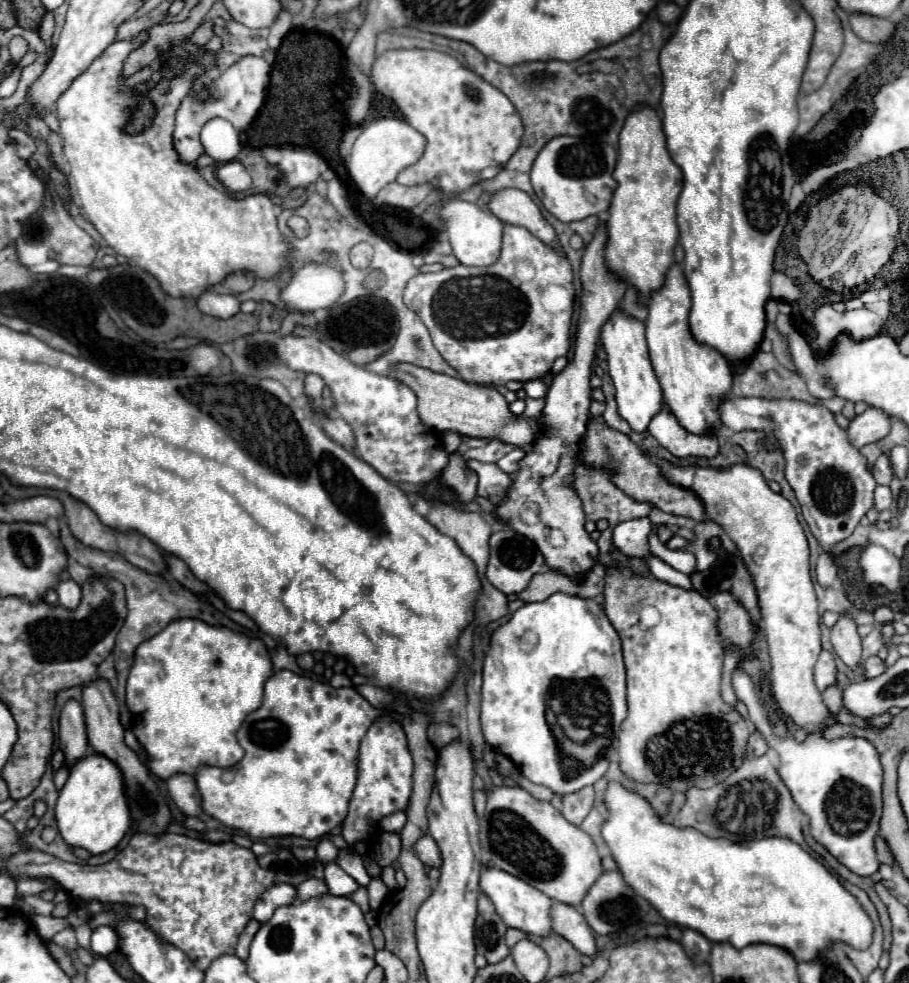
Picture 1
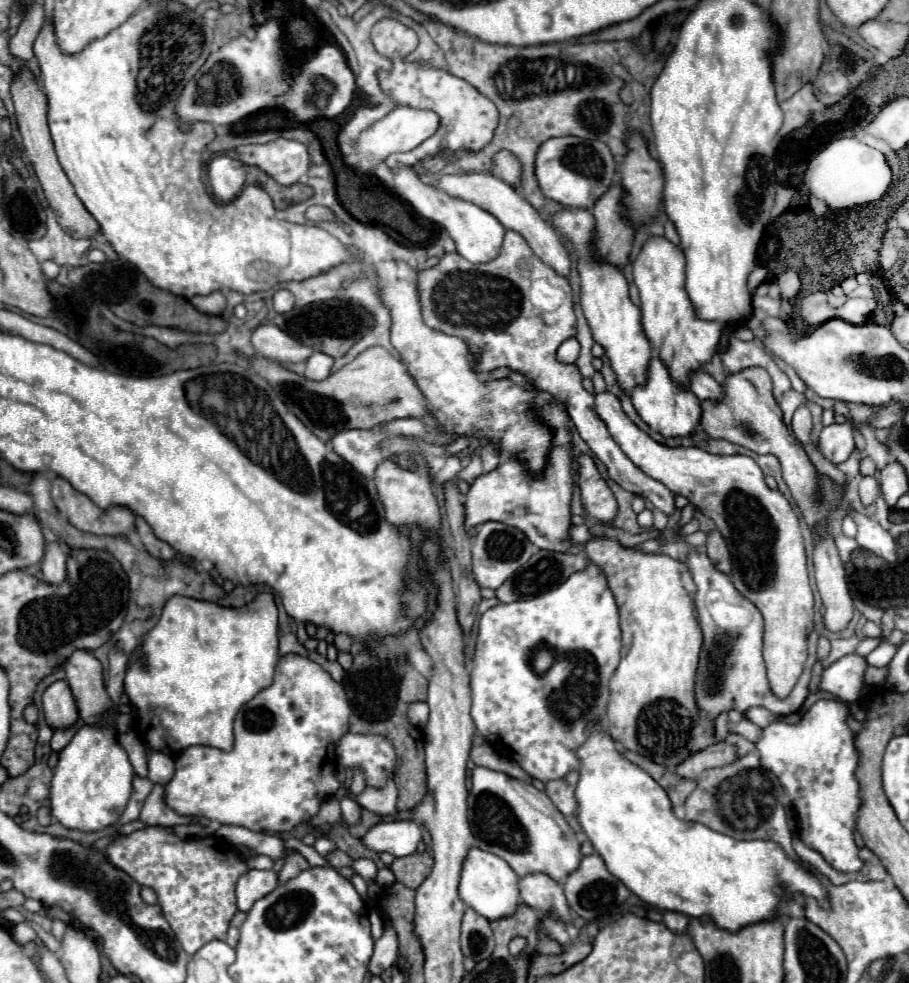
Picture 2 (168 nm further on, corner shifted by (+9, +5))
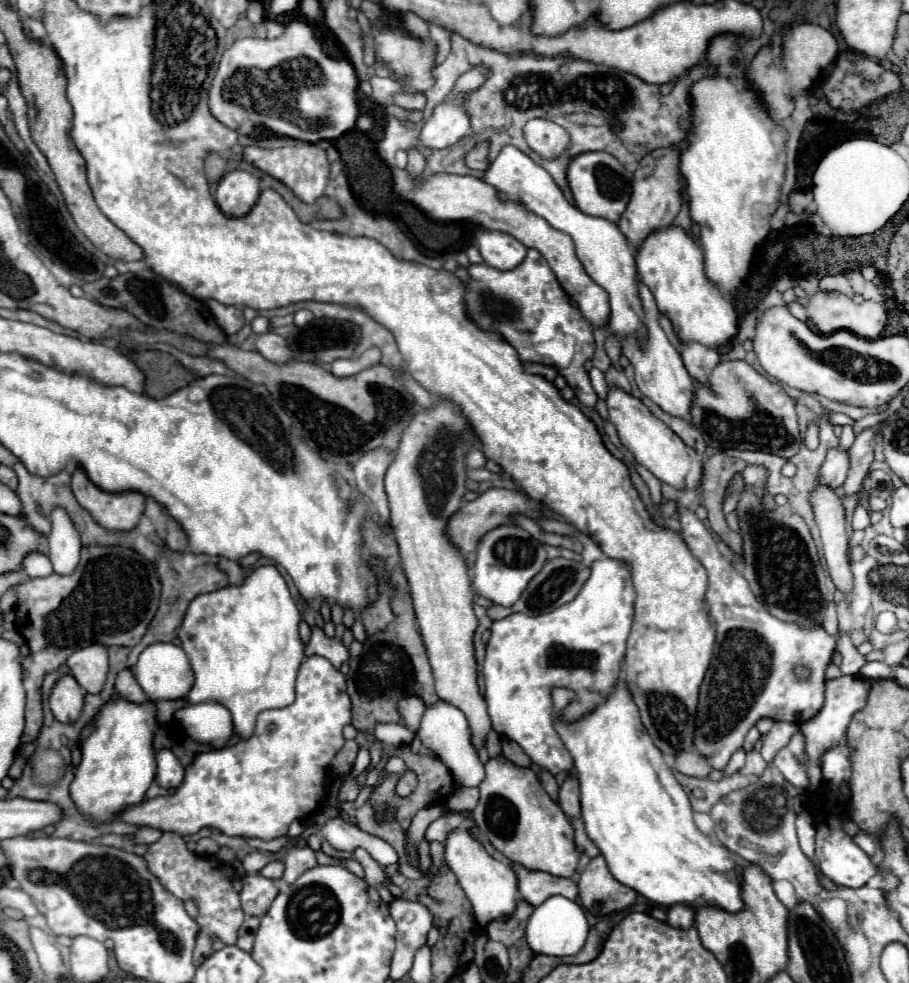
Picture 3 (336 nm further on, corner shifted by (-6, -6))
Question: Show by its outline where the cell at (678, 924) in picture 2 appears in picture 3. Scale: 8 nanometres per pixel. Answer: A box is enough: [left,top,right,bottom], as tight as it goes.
[667,905,695,929]

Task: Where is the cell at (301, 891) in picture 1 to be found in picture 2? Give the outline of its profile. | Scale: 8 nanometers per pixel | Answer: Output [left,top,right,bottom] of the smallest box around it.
[278,852,310,882]

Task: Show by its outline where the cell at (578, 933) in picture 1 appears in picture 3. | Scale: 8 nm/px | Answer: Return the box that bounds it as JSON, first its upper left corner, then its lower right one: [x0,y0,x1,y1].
[513,865,577,907]

